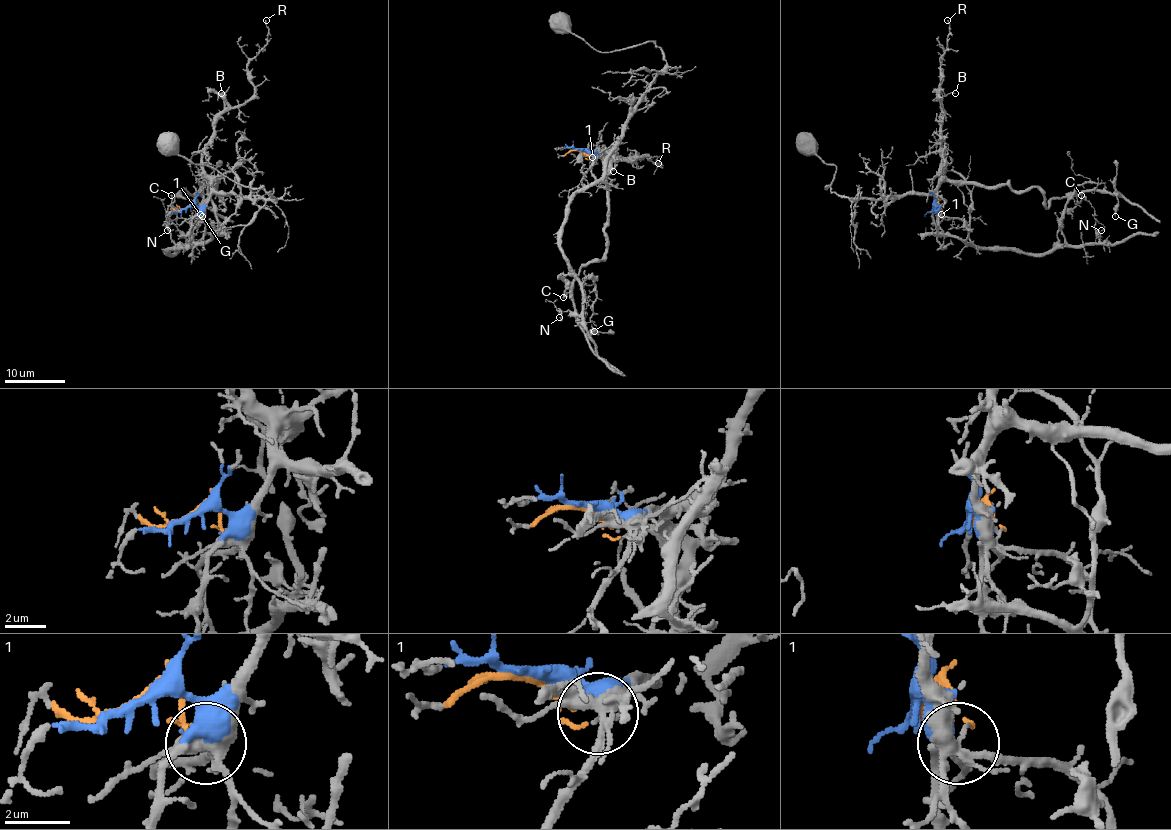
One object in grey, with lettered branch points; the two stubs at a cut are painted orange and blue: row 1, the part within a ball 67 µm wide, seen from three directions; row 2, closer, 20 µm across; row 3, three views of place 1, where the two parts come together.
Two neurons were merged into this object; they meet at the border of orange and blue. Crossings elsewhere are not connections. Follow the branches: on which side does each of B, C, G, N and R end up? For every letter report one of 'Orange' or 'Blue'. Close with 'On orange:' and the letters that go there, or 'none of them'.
B: Blue
C: Orange
G: Blue
N: Orange
R: Blue
On orange: C, N

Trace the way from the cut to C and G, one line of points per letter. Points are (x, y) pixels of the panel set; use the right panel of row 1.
C: (936, 206), (942, 215), (957, 217), (969, 227), (972, 244), (1043, 254), (1055, 245), (1061, 218), (1082, 194)
G: (934, 206), (948, 181), (978, 182), (1035, 187), (1047, 208), (1053, 199), (1110, 191), (1115, 217)

